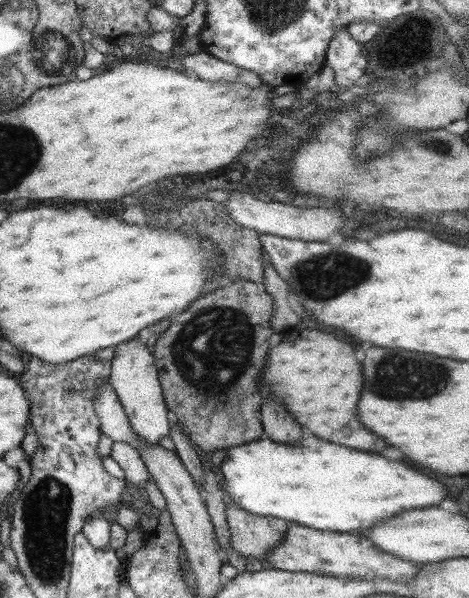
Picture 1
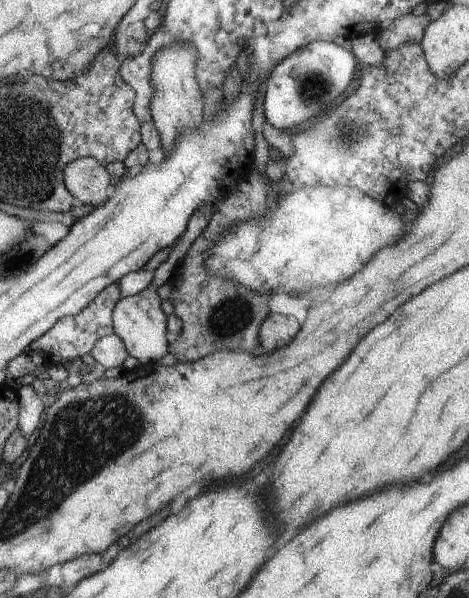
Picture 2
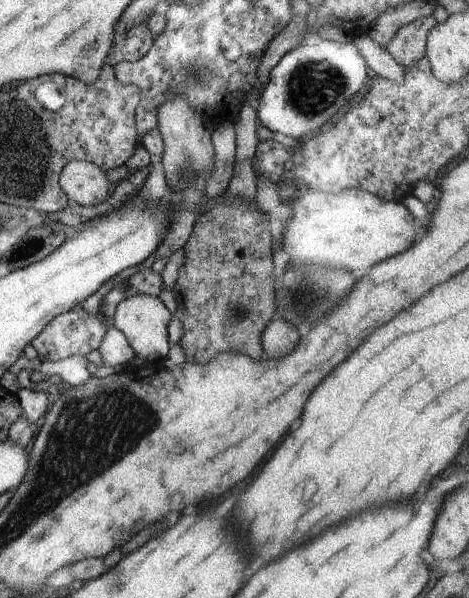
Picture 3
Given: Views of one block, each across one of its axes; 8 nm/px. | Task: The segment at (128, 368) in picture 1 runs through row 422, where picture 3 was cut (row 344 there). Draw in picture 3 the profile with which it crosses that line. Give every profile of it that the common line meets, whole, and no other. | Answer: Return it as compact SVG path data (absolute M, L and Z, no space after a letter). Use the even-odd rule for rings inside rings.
M133 295L116 304L111 321L112 325L125 335L129 346L134 350L134 354L150 363L164 360L167 356L170 344L166 328L172 318L172 314L161 303L158 296Z

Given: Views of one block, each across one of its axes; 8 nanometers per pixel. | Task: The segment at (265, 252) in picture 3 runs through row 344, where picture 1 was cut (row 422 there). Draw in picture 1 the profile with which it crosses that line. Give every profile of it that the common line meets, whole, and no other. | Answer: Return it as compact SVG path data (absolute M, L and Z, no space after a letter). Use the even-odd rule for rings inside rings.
M238 280L227 287L209 290L208 294L193 300L181 314L171 316L171 324L167 324L167 330L158 334L152 353L165 408L175 414L184 432L189 435L189 440L199 446L207 458L210 452L217 449L241 446L257 440L263 434L259 420L261 396L257 392L257 374L269 348L267 340L274 333L270 326L273 300L262 283ZM223 368L233 372L227 386L221 386ZM180 390L189 392L189 400L174 400L173 394ZM193 392L197 394L195 398ZM209 394L213 394L213 398L219 394L223 400L209 400Z

